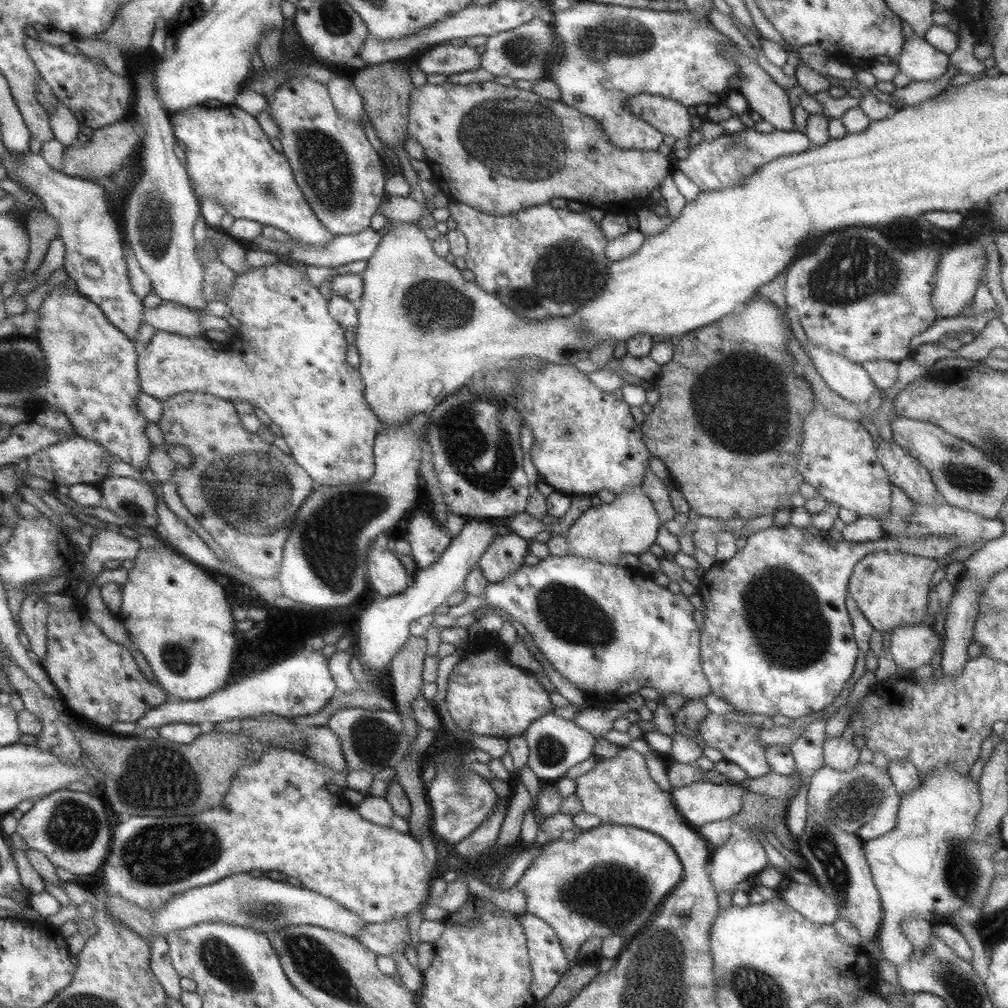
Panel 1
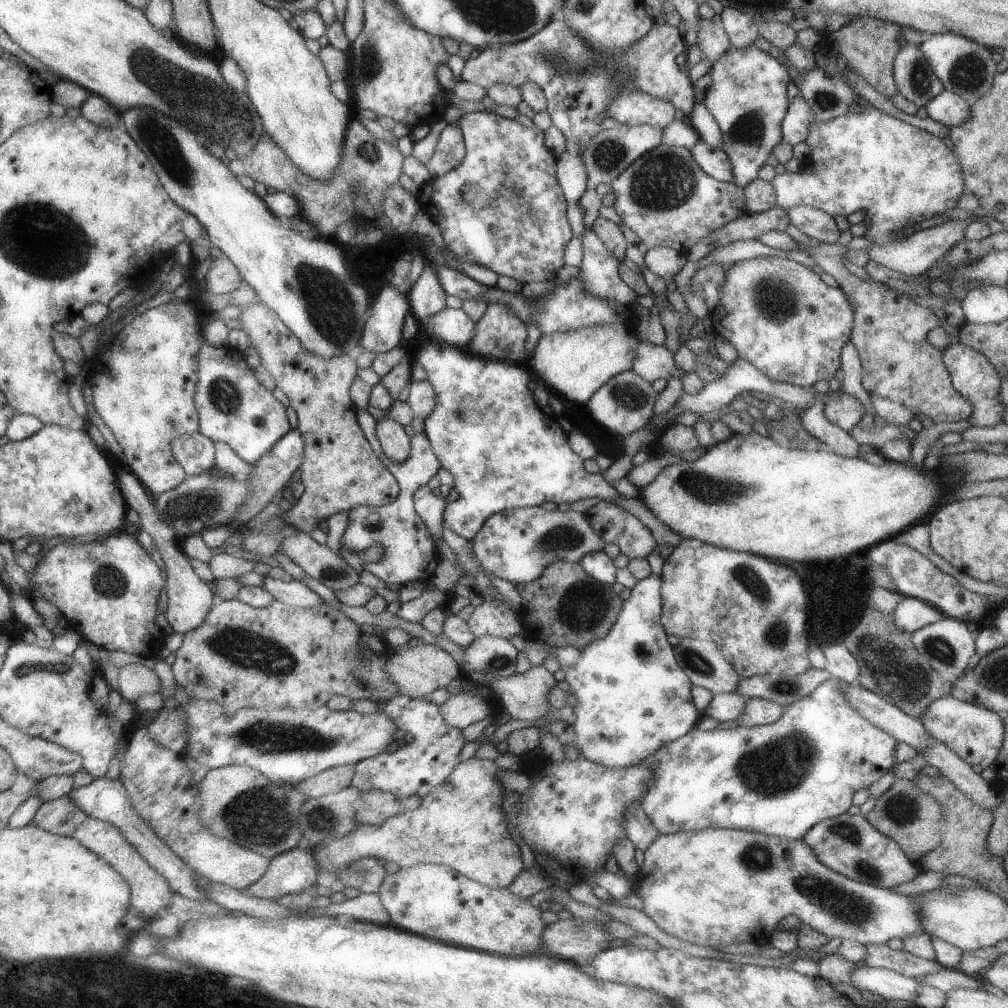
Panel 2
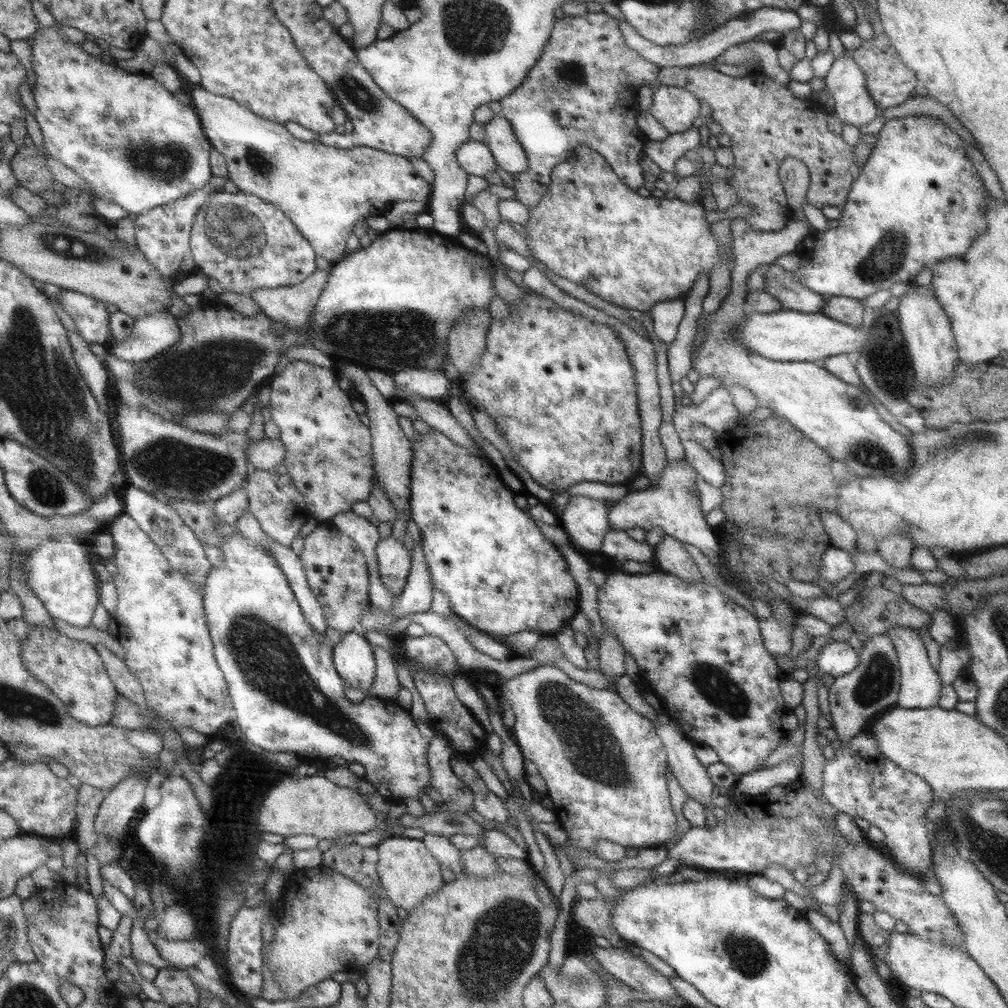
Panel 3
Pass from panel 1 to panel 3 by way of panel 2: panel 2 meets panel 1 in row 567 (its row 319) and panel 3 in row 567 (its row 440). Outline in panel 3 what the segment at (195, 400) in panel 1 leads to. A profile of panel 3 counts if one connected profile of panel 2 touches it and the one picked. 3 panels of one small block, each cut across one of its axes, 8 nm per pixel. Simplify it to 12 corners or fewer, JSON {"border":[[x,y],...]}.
{"border":[[331,520],[300,558],[327,626],[344,635],[371,605],[367,558]]}

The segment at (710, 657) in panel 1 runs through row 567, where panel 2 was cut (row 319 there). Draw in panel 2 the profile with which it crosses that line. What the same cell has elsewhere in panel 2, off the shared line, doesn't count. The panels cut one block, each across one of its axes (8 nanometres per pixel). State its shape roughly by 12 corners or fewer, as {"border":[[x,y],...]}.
{"border":[[779,255],[726,268],[714,334],[779,383],[836,377],[854,308]]}

